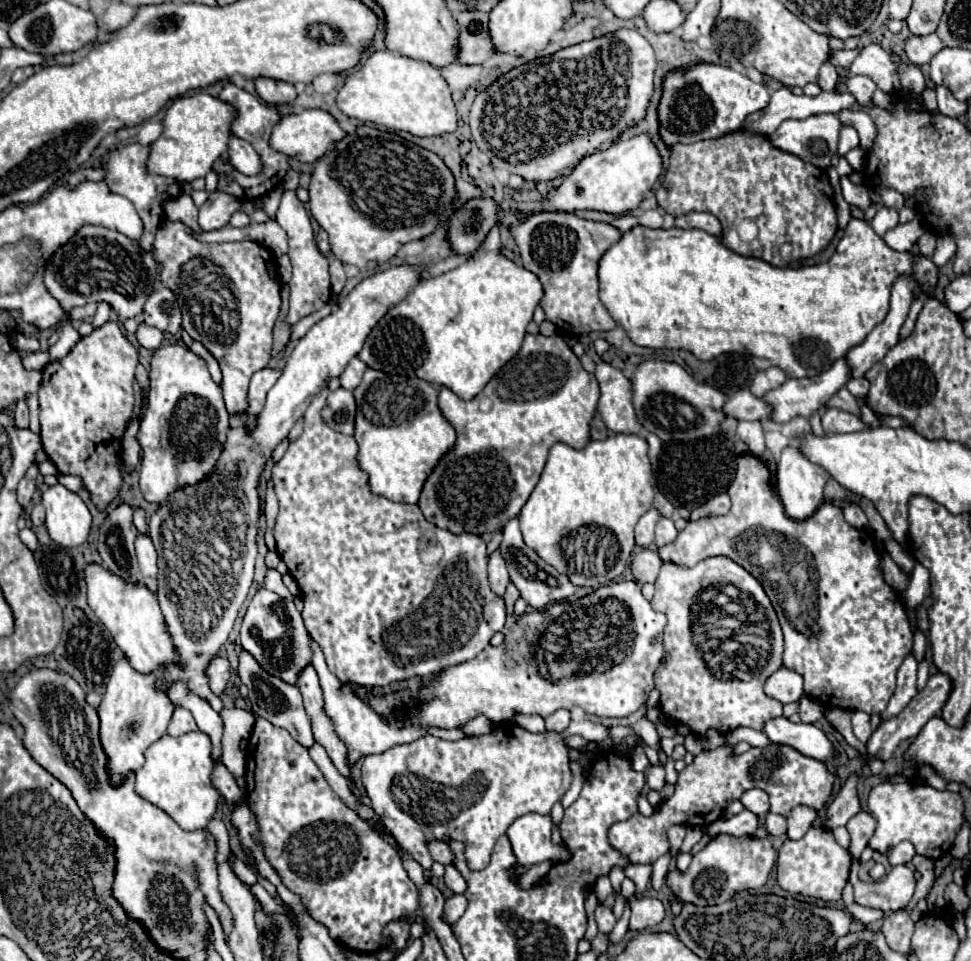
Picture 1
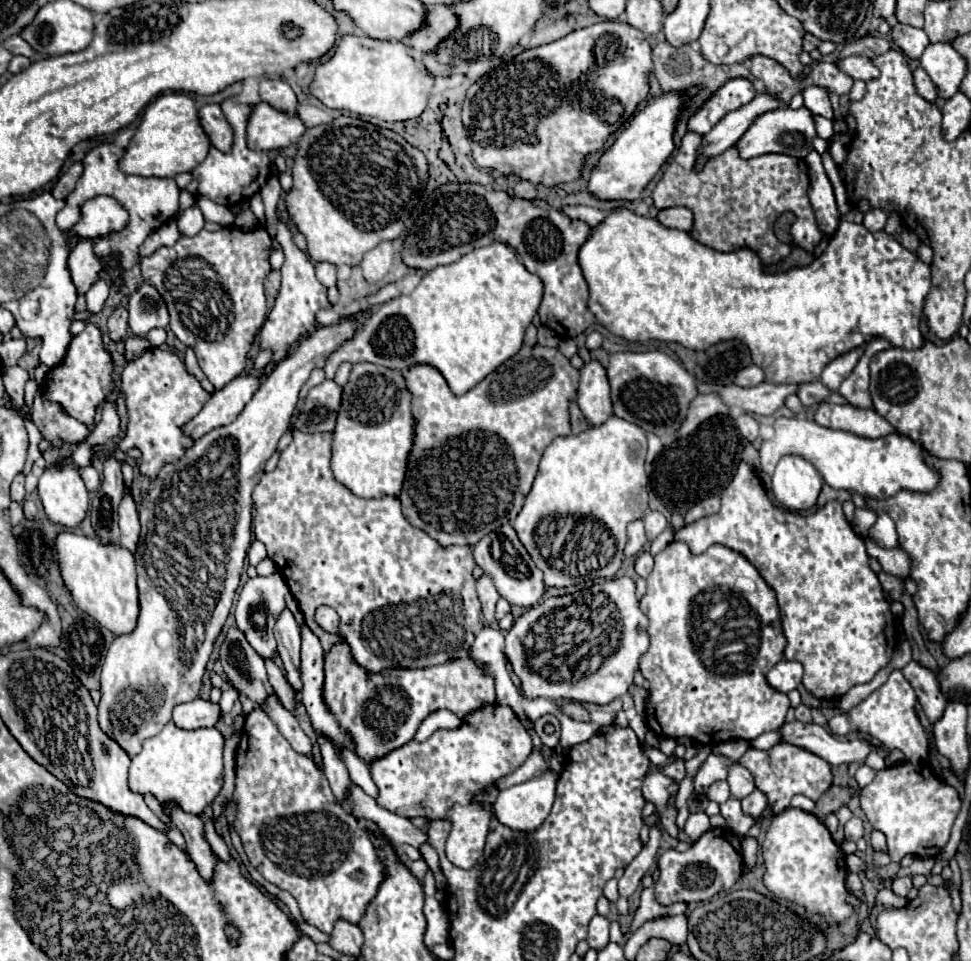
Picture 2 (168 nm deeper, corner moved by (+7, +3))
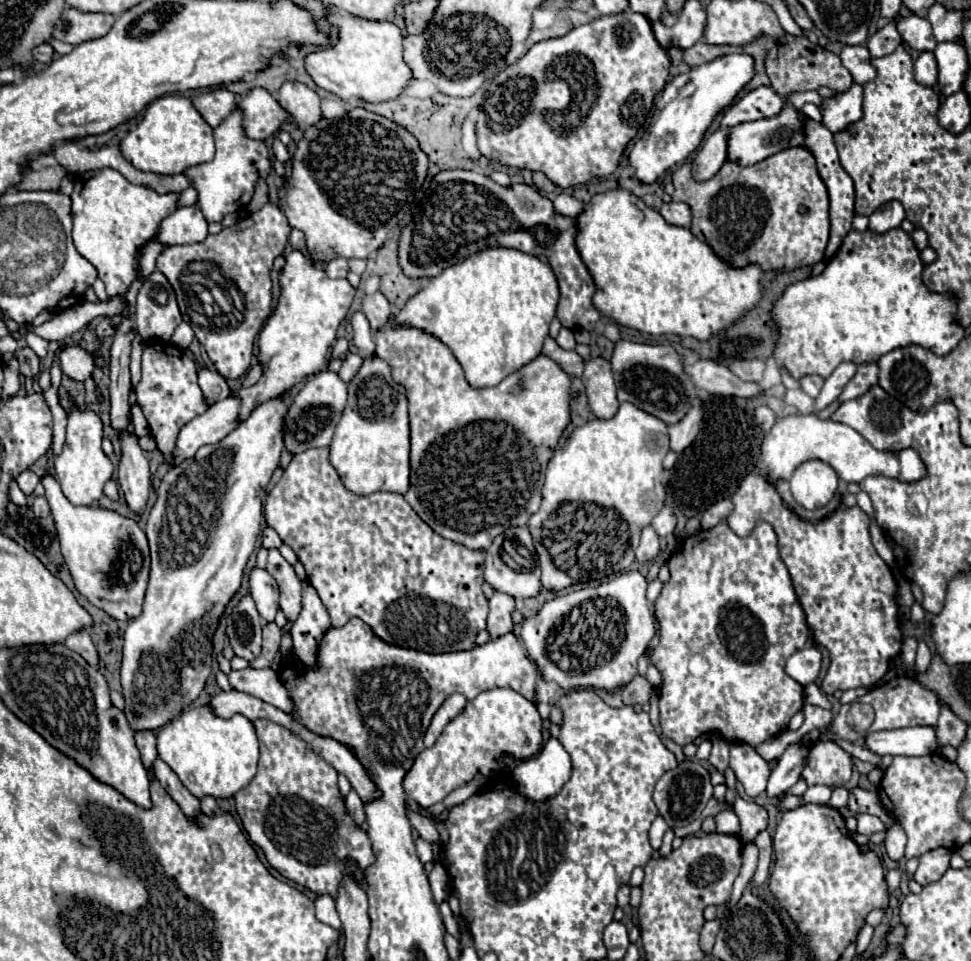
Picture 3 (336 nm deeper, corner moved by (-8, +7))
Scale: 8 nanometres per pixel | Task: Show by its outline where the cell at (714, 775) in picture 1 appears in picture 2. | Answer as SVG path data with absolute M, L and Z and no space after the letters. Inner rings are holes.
M781 742L781 744L773 746L771 750L749 748L739 762L753 774L755 786L767 794L767 800L775 810L773 814L779 814L785 808L789 808L789 800L795 794L803 794L811 800L819 800L819 796L831 786L831 780L833 780L829 762L825 762L823 758L819 758L817 754L813 754L805 748L793 746L787 742Z

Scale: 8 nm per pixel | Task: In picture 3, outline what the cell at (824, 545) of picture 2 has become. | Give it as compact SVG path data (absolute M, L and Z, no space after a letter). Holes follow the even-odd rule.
M752 472L744 478L744 482L738 486L738 490L732 496L732 504L734 504L734 510L726 522L734 534L748 536L756 528L756 522L760 520L772 524L772 528L776 530L778 550L780 550L782 562L786 564L792 576L792 584L800 600L800 606L806 614L808 626L812 630L814 644L824 646L830 652L830 668L822 680L822 690L826 694L832 694L834 690L850 690L850 688L868 686L880 680L886 674L892 658L900 654L902 630L898 622L896 582L886 562L876 554L872 546L870 530L868 530L870 518L858 506L852 506L852 508L840 506L836 512L832 512L824 520L806 522L798 518L790 508L784 506L776 488L766 478L760 478L758 472Z

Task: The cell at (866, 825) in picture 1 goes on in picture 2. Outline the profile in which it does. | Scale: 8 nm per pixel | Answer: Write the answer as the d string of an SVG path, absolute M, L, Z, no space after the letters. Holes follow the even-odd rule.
M853 816L853 818L845 824L845 838L857 842L861 836L863 836L863 822L861 822L861 818Z

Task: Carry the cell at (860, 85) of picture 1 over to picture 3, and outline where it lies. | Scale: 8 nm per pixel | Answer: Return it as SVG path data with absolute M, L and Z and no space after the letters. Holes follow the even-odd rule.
M784 34L780 40L776 40L776 46L770 50L770 54L766 58L766 74L772 82L772 88L782 98L788 98L794 92L818 90L820 86L828 86L830 90L840 94L840 92L848 90L848 86L854 84L852 74L848 74L848 70L842 66L840 58L834 52L812 44L804 36L798 38L798 36L790 36L790 34Z

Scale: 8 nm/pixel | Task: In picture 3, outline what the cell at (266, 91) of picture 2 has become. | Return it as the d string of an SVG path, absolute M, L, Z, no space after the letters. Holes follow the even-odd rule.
M284 82L278 90L278 102L300 128L308 128L322 118L318 94L302 82Z

